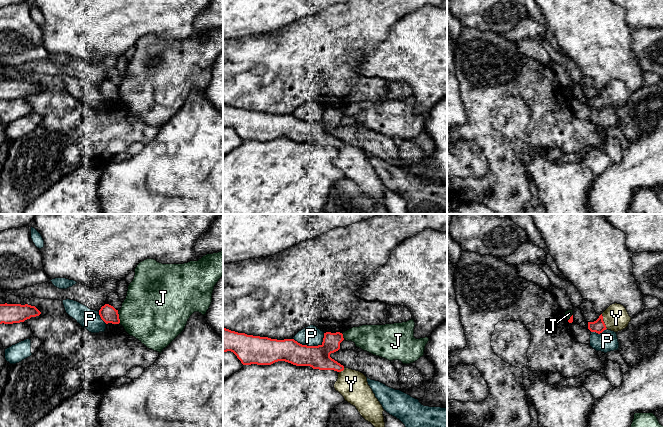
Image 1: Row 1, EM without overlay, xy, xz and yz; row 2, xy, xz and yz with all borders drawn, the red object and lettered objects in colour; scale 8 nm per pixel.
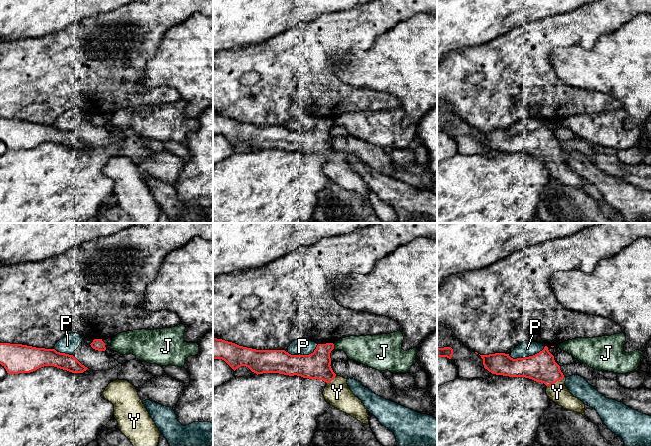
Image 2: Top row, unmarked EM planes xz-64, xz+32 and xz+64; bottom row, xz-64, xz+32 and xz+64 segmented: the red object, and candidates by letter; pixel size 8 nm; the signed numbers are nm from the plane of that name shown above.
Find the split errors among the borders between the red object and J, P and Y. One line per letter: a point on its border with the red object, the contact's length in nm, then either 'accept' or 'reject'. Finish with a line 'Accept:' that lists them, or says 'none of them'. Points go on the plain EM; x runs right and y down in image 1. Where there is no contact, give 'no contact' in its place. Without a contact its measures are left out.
J: meets red in xy at (118, 93); contact 110 nm long; reject
P: meets red in xz at (312, 122); contact 260 nm long; reject
Y: meets red in yz at (603, 97); contact 130 nm long; accept
Accept: Y

